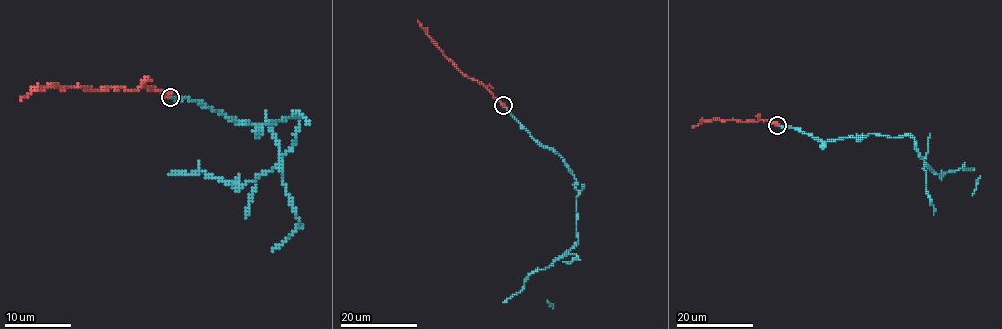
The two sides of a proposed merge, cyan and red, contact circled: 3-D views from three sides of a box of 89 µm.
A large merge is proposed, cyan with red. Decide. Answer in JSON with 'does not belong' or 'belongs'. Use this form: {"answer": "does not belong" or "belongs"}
{"answer": "does not belong"}

